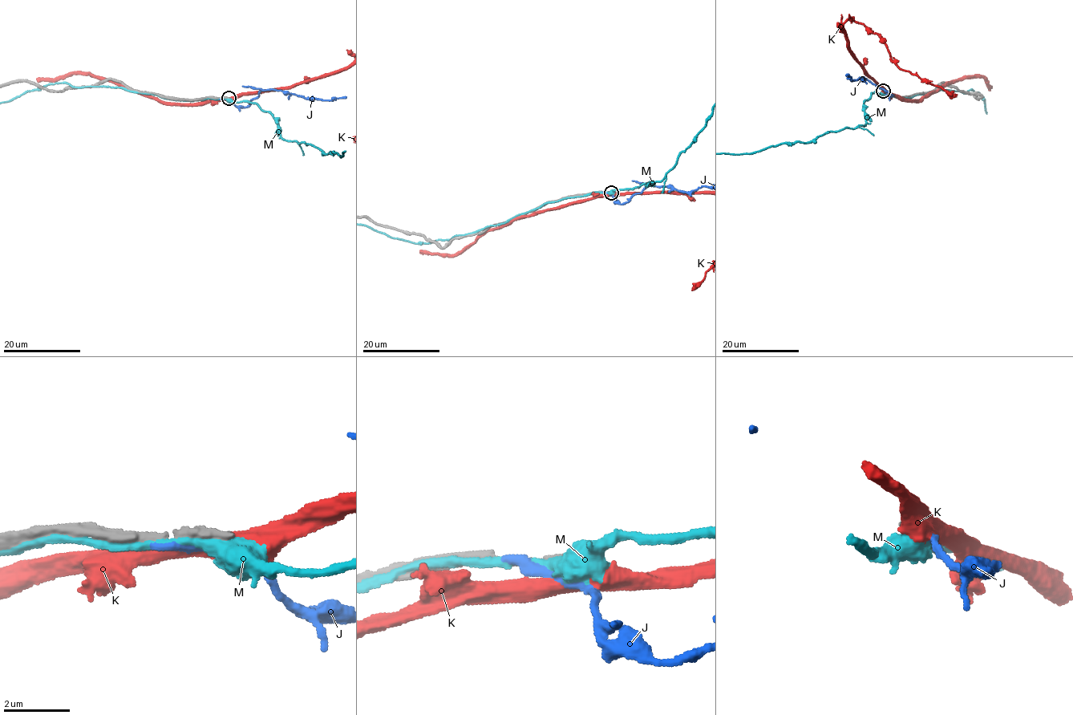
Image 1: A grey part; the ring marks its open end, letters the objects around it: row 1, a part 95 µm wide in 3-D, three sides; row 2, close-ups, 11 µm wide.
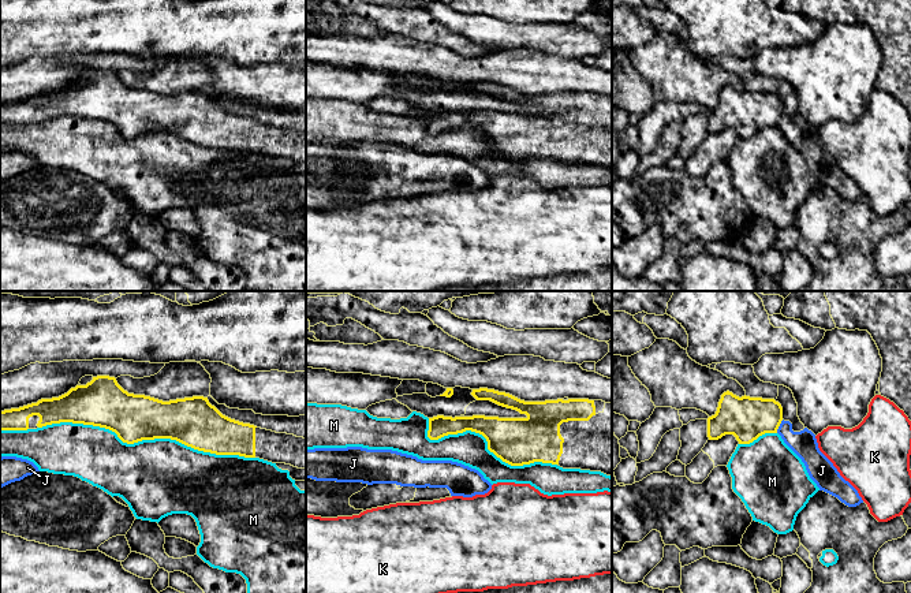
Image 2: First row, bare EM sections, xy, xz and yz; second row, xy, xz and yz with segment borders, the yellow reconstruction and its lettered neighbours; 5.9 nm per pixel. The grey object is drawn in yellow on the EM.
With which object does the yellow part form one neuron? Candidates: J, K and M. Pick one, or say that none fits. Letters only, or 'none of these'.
none of these

